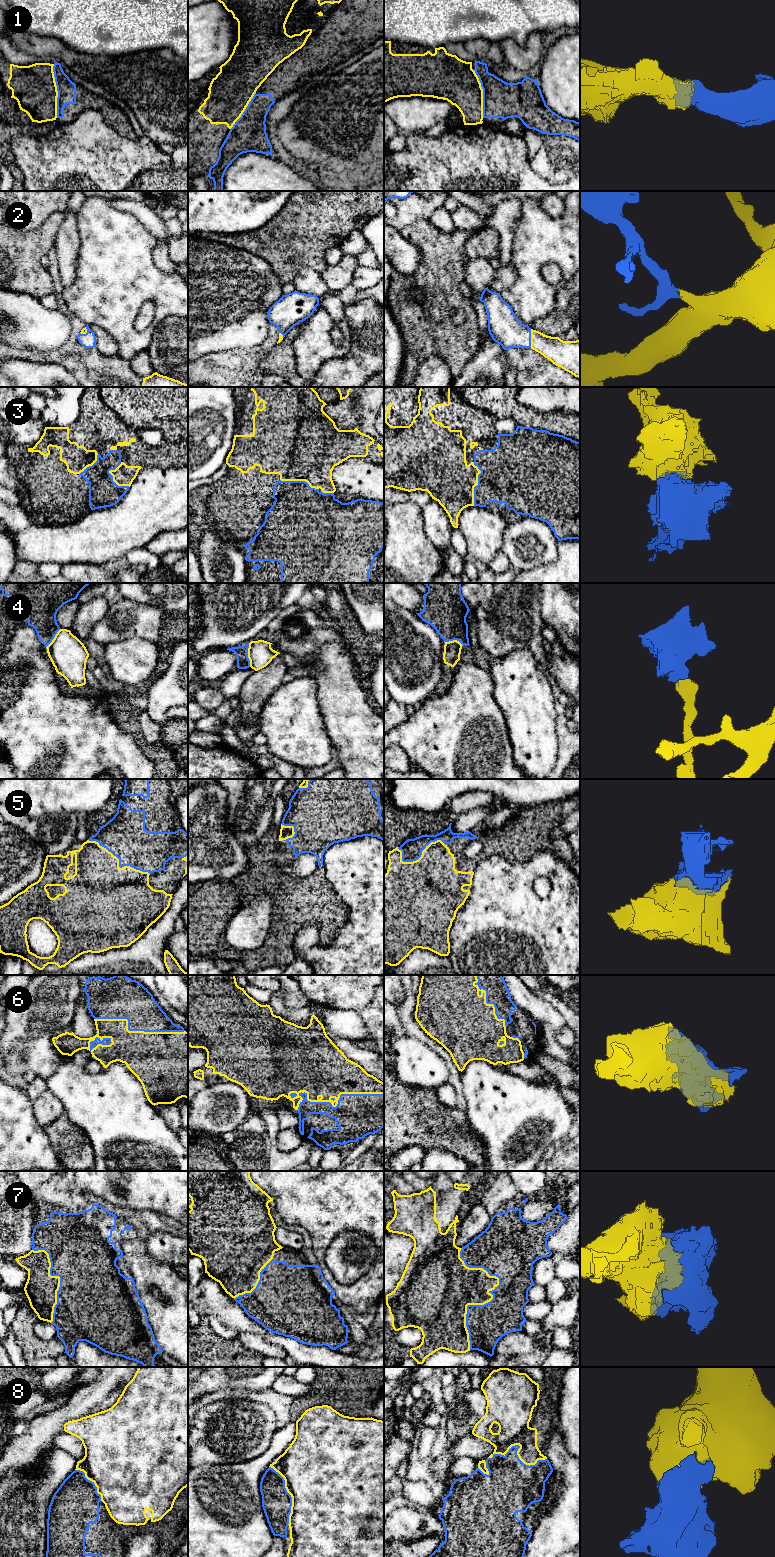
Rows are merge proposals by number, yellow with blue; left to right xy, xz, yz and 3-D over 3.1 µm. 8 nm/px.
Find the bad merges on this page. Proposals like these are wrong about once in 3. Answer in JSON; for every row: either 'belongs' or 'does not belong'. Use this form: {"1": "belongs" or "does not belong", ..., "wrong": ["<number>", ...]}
{"1": "does not belong", "2": "belongs", "3": "belongs", "4": "does not belong", "5": "belongs", "6": "belongs", "7": "belongs", "8": "belongs", "wrong": ["1", "4"]}

